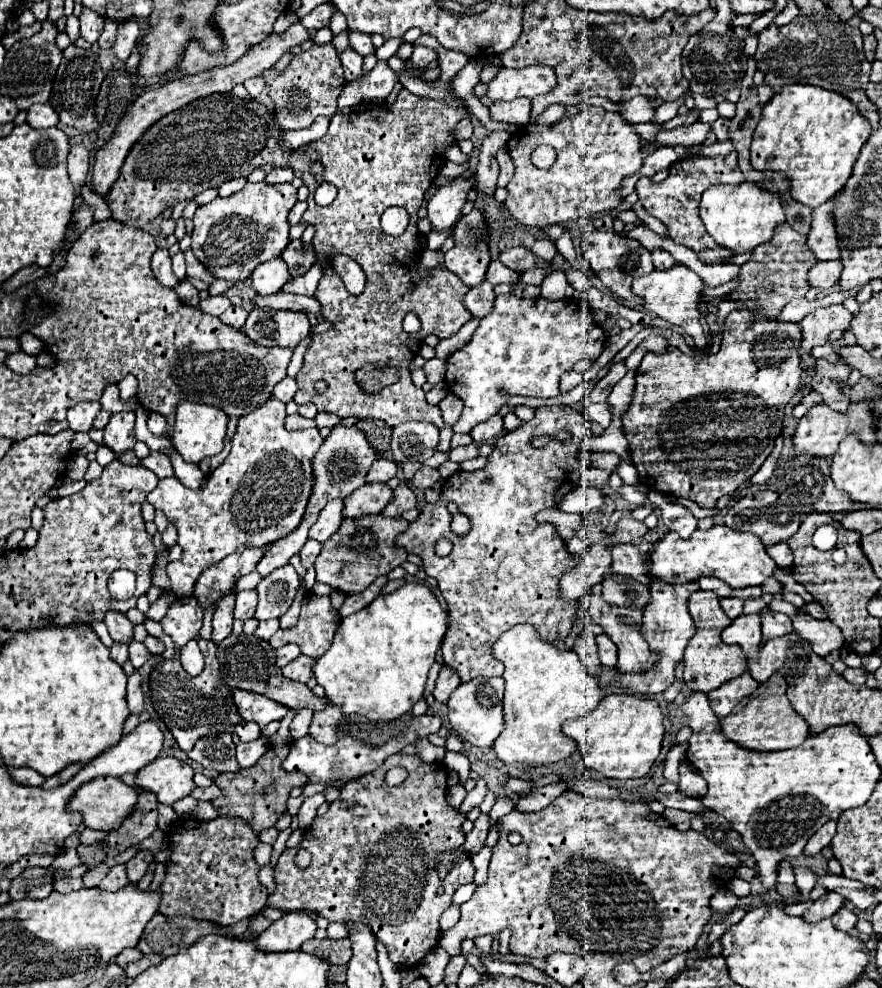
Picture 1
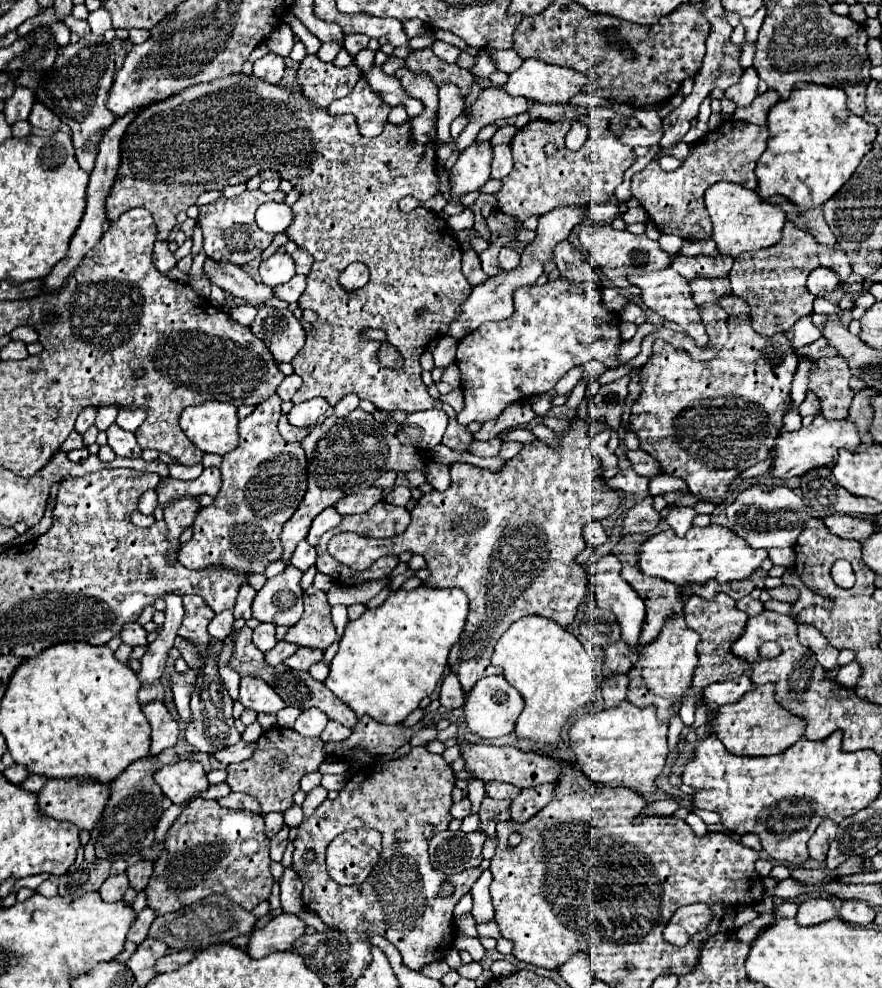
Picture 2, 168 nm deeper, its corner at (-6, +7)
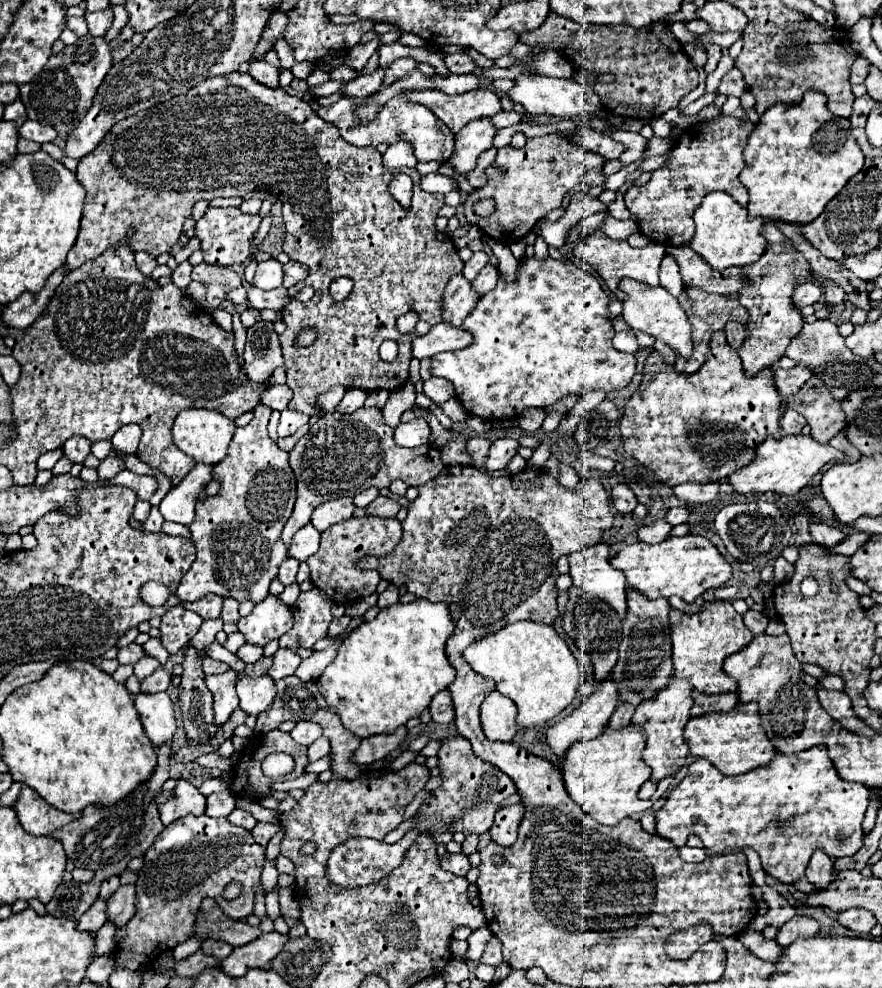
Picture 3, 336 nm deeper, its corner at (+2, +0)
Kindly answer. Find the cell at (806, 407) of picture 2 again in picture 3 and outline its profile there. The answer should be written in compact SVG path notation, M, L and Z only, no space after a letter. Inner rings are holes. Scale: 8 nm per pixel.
M786 409L784 415L780 417L780 427L786 435L800 435L804 425L806 425L806 419L800 413L792 411L792 409Z

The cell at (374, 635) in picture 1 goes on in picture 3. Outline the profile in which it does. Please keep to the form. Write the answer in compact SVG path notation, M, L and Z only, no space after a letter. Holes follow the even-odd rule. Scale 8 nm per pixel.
M416 599L414 603L396 603L388 609L382 609L376 619L362 623L354 629L338 647L336 659L324 669L318 677L316 685L322 697L336 715L340 715L342 725L358 737L372 737L372 735L390 735L400 725L406 725L408 719L420 717L420 713L430 705L432 697L446 689L456 673L450 667L444 645L446 639L452 635L454 623L450 619L450 611L446 603L432 603L428 599Z

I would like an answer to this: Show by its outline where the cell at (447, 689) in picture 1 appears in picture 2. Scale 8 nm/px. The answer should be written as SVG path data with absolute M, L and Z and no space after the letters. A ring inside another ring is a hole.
M448 672L440 686L440 704L446 708L460 708L464 700L466 696L464 696L464 690L460 688L460 680L456 678L456 674Z

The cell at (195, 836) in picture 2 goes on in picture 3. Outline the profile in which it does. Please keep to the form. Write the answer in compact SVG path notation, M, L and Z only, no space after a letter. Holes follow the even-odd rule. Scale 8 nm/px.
M188 815L180 821L170 823L164 831L156 837L154 845L144 855L144 865L138 871L136 881L136 915L126 925L126 937L116 945L114 951L114 969L130 969L142 971L166 949L174 949L182 941L192 937L192 929L196 929L196 913L200 913L200 903L206 897L212 897L222 909L226 917L244 919L252 915L254 909L254 885L260 883L260 873L264 869L264 847L258 845L250 831L244 827L232 825L228 819L212 819L208 815ZM230 881L242 883L242 895L234 901L226 901L222 897L224 887Z

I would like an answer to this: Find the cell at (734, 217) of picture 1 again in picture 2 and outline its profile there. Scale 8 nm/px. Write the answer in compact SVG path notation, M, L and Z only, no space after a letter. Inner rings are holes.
M716 182L708 188L704 200L714 226L712 240L716 242L716 248L726 256L738 258L744 252L758 252L776 244L782 238L782 226L786 222L784 210L780 210L780 206L776 204L762 200L754 190L732 182Z

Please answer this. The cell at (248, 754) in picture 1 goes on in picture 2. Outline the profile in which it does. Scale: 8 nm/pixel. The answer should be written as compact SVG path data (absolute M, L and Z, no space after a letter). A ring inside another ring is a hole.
M240 740L238 744L234 744L234 746L228 746L228 748L224 748L224 750L218 750L216 754L214 754L214 758L218 760L218 762L222 762L224 766L230 766L230 764L238 764L238 762L244 762L244 760L248 760L248 758L252 758L252 754L256 752L256 742L244 742L244 740Z

